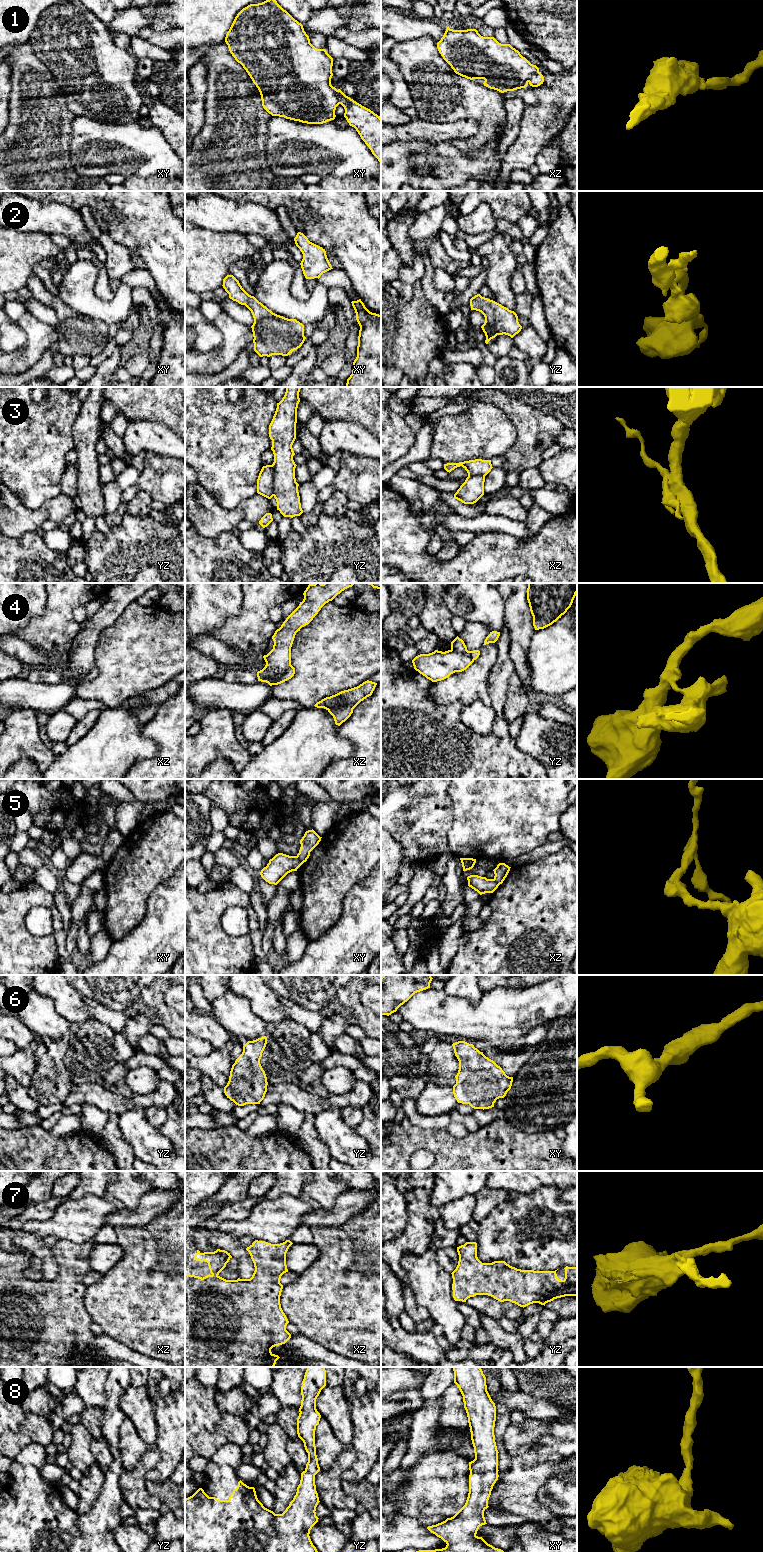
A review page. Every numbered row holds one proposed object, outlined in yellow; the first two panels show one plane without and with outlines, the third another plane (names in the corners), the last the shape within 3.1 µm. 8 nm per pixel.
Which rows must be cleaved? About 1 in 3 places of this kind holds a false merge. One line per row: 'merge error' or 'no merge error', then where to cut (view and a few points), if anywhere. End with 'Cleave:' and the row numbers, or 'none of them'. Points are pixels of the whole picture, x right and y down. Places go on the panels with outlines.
1: merge error | xy (336, 90), (339, 96), (339, 103)
2: no merge error | no cut
3: merge error | yz (272, 464), (273, 495)
4: merge error | yz (451, 648), (467, 654), (473, 660)
5: merge error | xy (296, 856), (302, 863)
6: no merge error | no cut
7: no merge error | no cut
8: no merge error | no cut
Cleave: 1, 3, 4, 5

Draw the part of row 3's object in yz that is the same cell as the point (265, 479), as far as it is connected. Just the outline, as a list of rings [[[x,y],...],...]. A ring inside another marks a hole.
[[[273,465],[263,466],[257,479],[257,493],[271,499],[273,497]]]

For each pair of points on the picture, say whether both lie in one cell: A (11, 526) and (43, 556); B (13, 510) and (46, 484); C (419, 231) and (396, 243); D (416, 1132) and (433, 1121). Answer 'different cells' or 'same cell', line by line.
A: different cells
B: different cells
C: different cells
D: different cells

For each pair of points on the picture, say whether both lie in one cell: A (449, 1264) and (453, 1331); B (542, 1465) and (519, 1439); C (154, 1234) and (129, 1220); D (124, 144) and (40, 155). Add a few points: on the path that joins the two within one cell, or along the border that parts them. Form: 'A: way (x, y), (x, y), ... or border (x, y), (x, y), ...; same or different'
A: border (436, 1252), (436, 1261), (450, 1273); different
B: border (552, 1453), (543, 1453), (535, 1445), (513, 1456); different
C: border (161, 1213), (140, 1226), (117, 1226); different
D: border (70, 127), (69, 162), (76, 174); different

